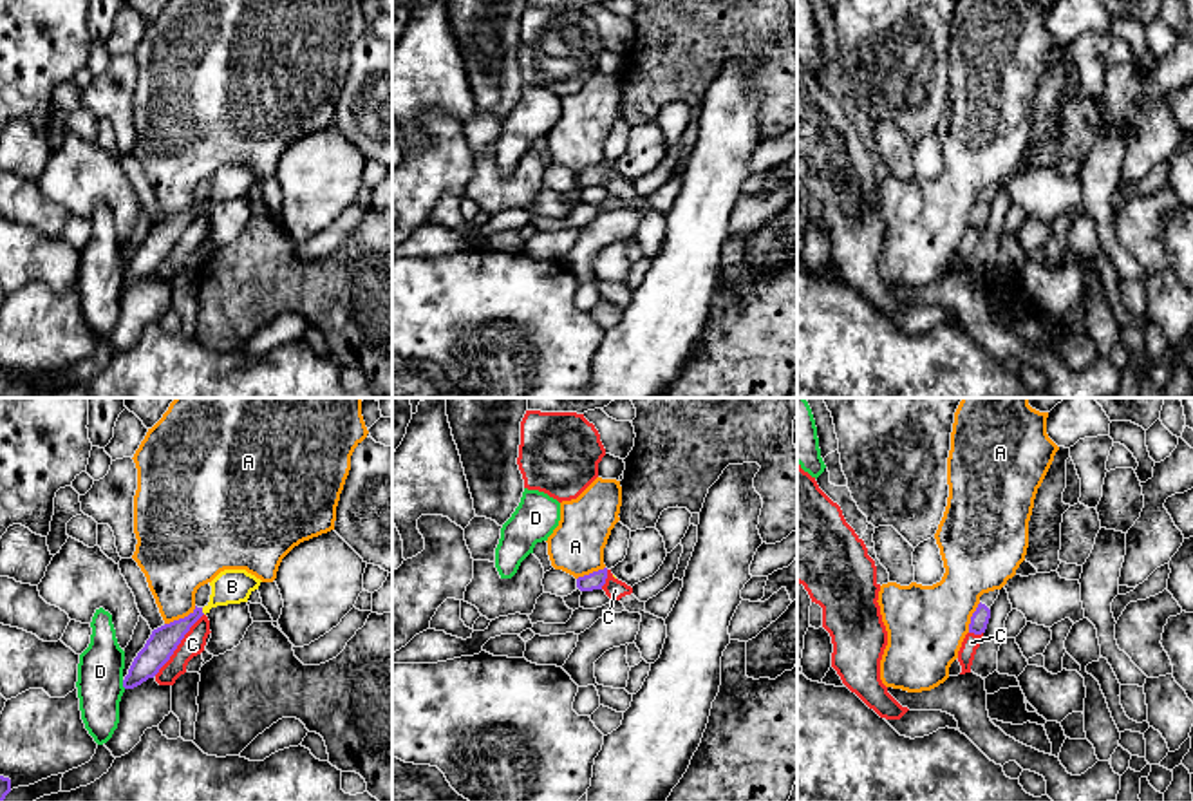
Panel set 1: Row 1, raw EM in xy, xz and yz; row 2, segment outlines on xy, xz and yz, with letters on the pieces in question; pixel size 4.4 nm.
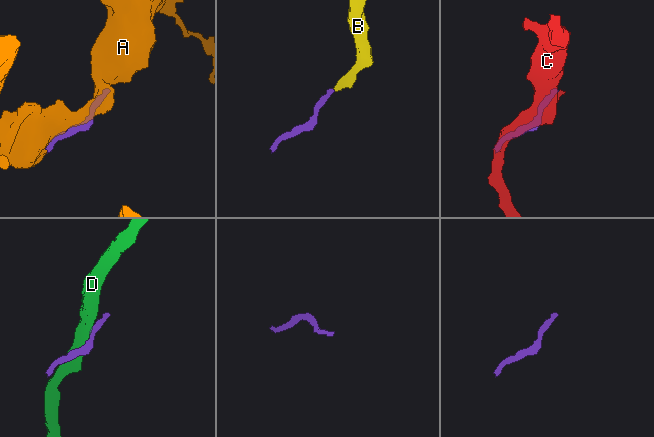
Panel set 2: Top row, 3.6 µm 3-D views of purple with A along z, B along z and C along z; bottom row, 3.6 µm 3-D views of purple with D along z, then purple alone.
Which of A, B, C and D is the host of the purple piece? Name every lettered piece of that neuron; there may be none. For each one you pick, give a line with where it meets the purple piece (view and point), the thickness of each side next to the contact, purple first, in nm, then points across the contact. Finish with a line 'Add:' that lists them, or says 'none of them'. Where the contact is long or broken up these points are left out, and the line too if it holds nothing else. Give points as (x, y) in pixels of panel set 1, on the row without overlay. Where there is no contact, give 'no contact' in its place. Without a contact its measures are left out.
B: xy (201, 207) | 130/160 nm | across xy (163, 235), (201, 207), (232, 181)
Add: B

